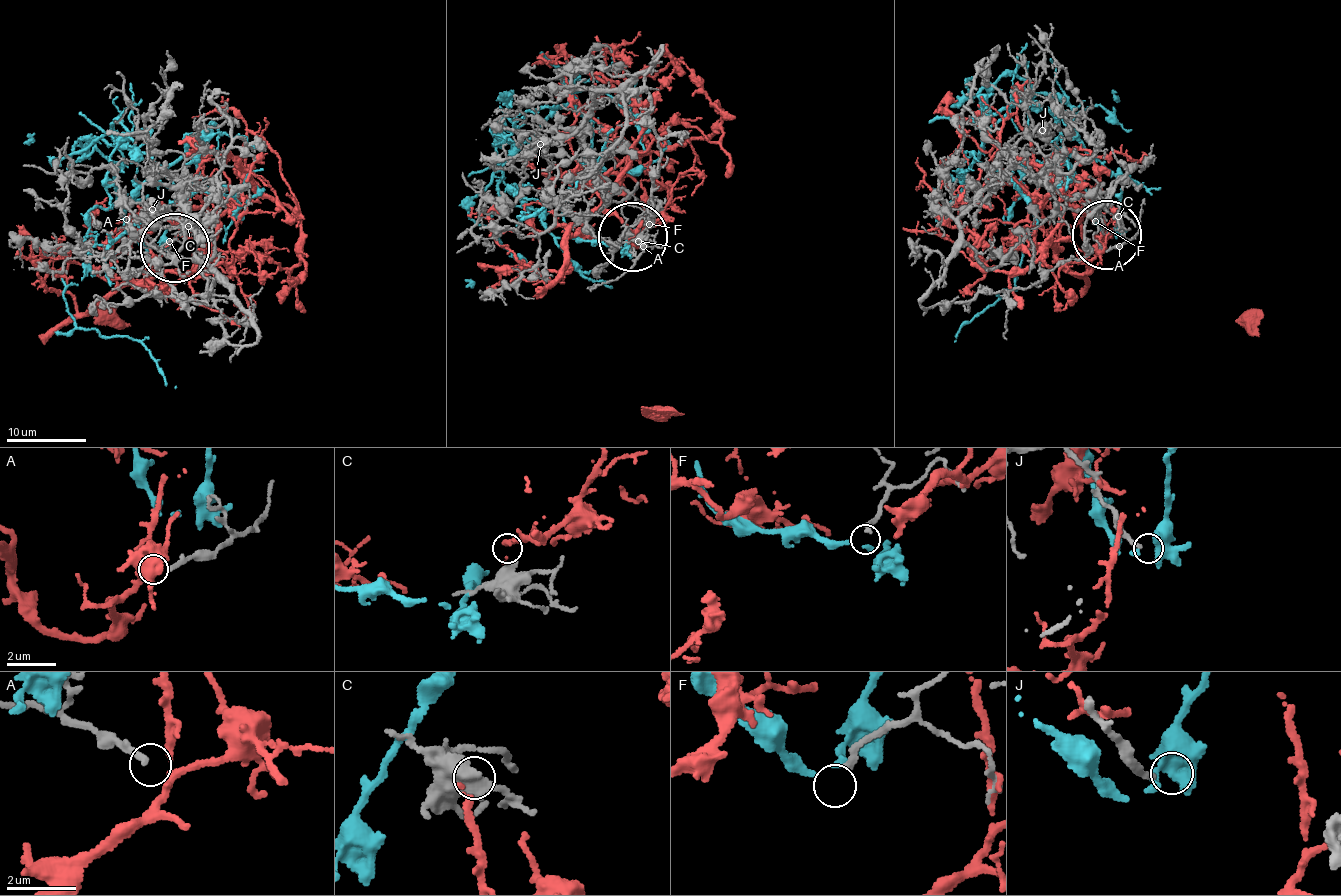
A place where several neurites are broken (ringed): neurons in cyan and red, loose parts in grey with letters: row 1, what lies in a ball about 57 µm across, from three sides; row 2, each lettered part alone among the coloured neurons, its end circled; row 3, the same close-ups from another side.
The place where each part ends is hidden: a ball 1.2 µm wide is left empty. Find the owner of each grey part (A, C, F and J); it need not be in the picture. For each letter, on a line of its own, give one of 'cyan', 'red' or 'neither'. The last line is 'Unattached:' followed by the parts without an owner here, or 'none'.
A: neither
C: red
F: neither
J: neither
Unattached: A, F, J

